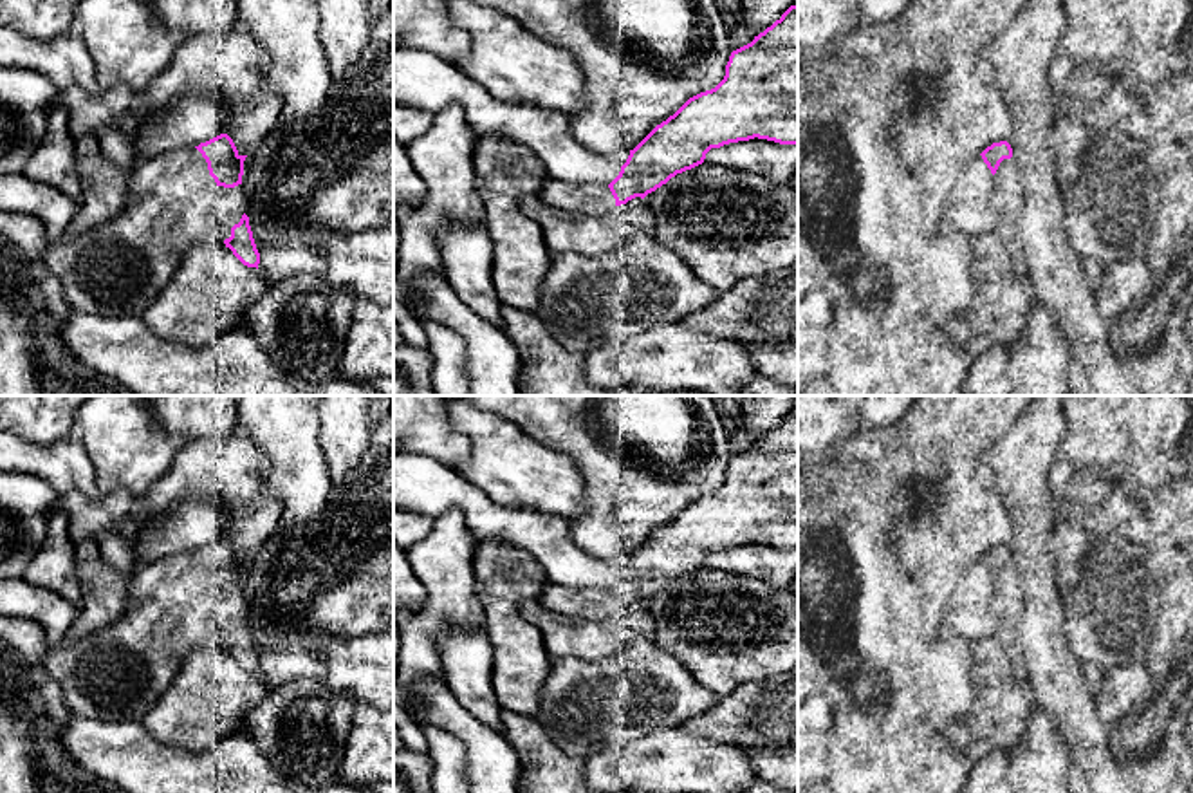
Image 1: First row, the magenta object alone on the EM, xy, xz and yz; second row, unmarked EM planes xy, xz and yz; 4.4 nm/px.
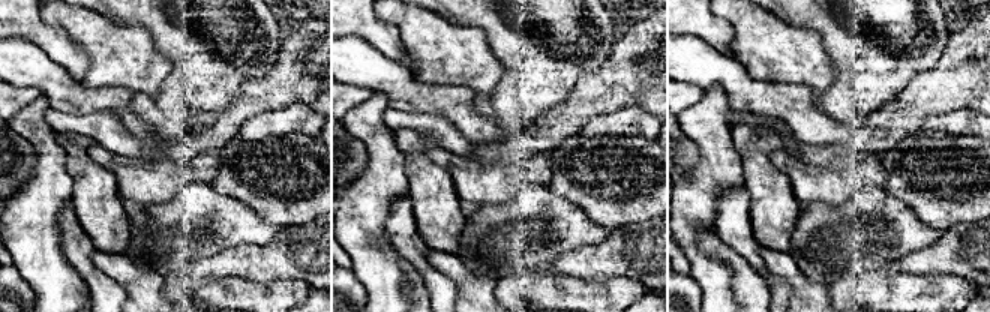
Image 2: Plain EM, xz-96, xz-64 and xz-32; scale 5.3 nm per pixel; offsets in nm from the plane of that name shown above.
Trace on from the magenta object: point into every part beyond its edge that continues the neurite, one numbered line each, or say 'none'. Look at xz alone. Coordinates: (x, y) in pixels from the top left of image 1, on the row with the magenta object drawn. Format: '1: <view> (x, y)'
1: xz (592, 199)

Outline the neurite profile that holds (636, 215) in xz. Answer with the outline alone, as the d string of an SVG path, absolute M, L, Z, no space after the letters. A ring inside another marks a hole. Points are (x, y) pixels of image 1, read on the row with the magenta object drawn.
M538 193L525 195L520 208L540 226L552 255L599 258L637 233L655 235L657 228L653 210L641 197L615 206L605 217L554 210Z

